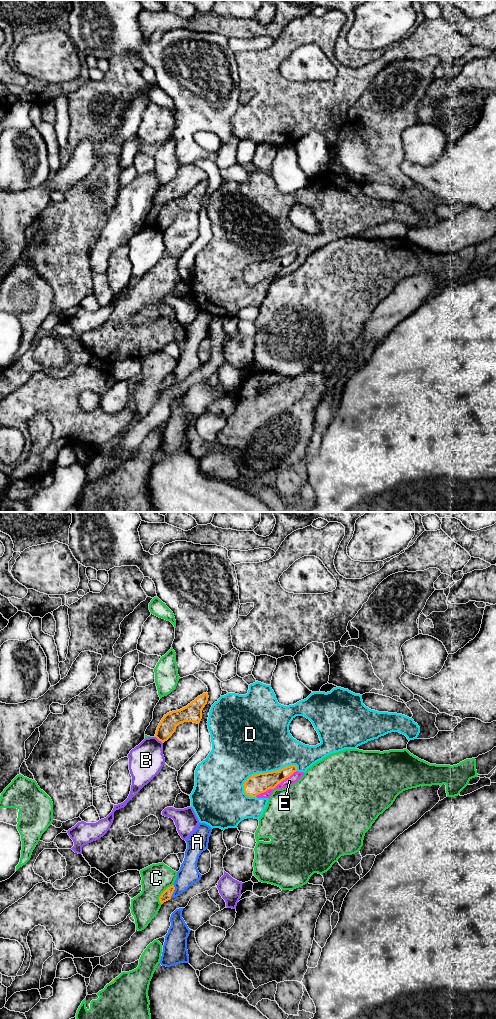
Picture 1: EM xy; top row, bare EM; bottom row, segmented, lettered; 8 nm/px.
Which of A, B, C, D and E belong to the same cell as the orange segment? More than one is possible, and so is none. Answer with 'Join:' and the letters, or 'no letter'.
Join: no letter

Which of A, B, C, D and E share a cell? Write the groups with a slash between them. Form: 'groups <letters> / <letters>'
groups A / B / C / D E

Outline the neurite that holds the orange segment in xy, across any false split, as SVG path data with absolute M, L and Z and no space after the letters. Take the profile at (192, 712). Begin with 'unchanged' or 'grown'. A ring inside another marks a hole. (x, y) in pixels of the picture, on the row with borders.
unchanged; M203 693L186 707L164 715L157 727L155 737L164 743L172 736L179 724L184 722L199 724L202 719L202 710L207 704L208 698L208 693Z

